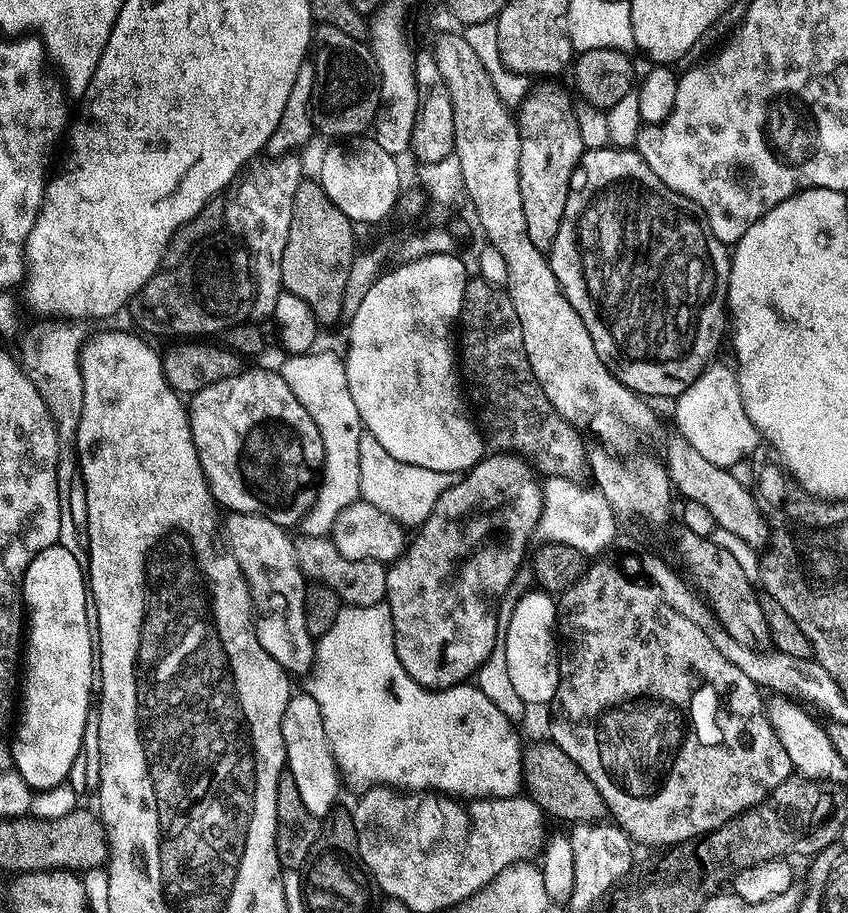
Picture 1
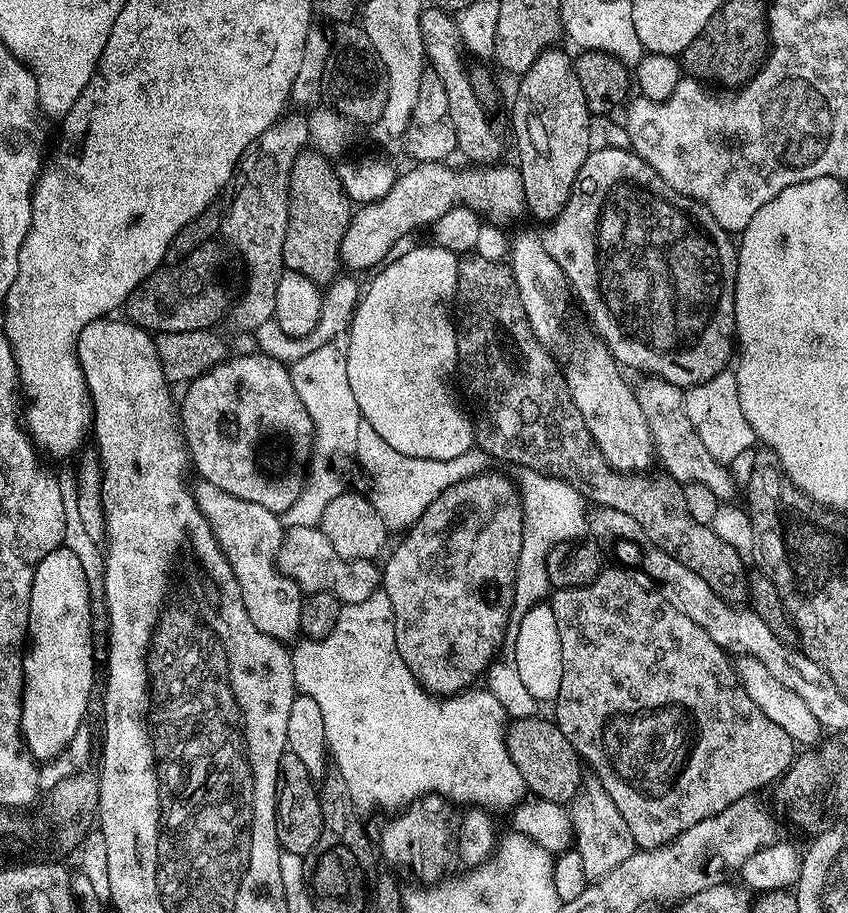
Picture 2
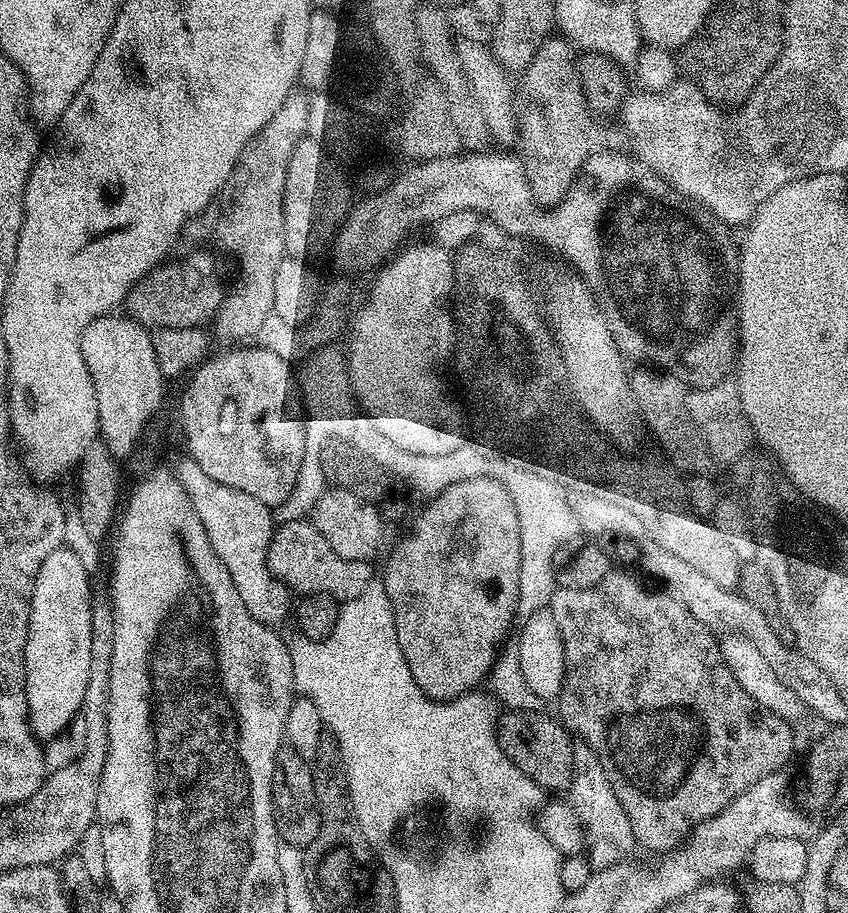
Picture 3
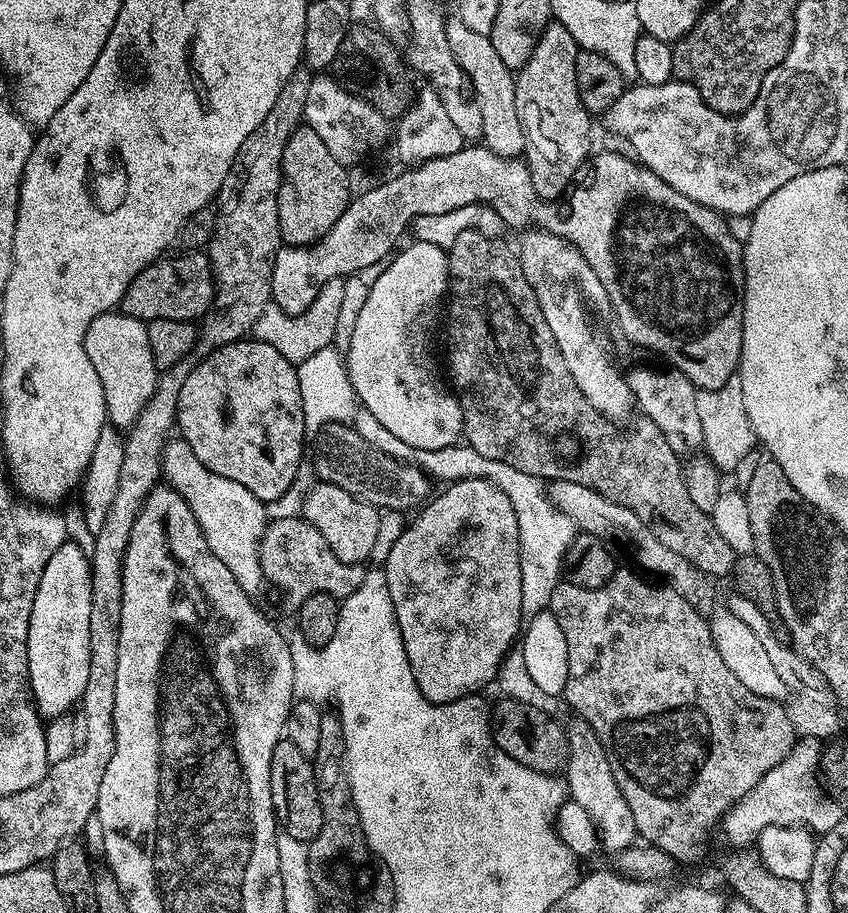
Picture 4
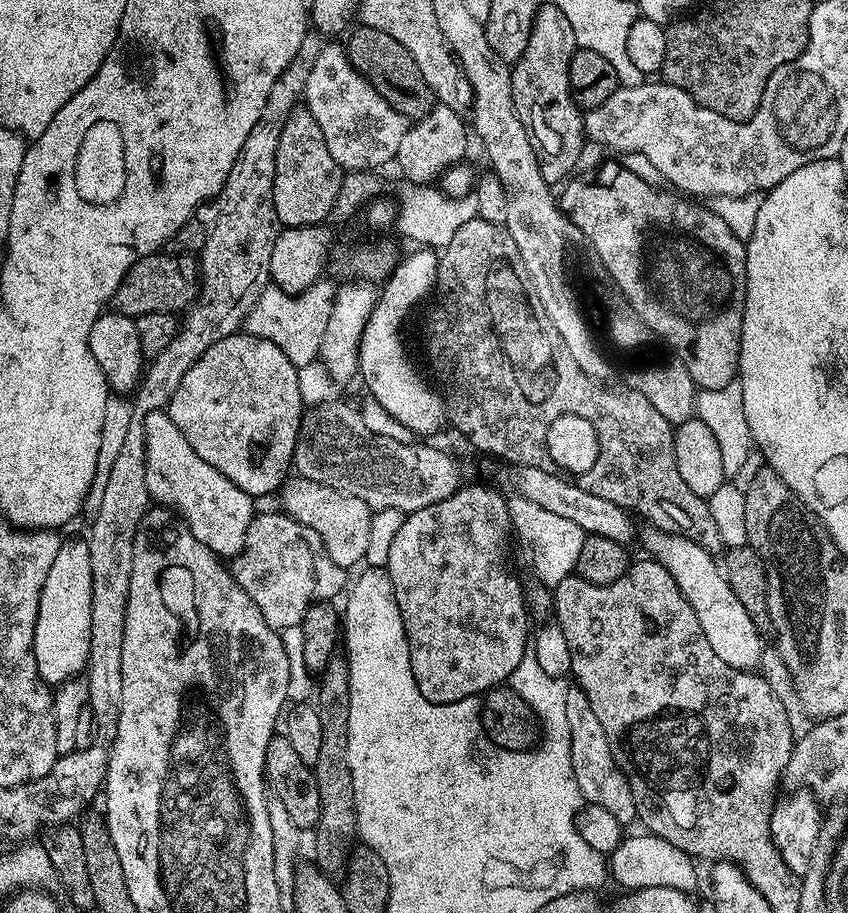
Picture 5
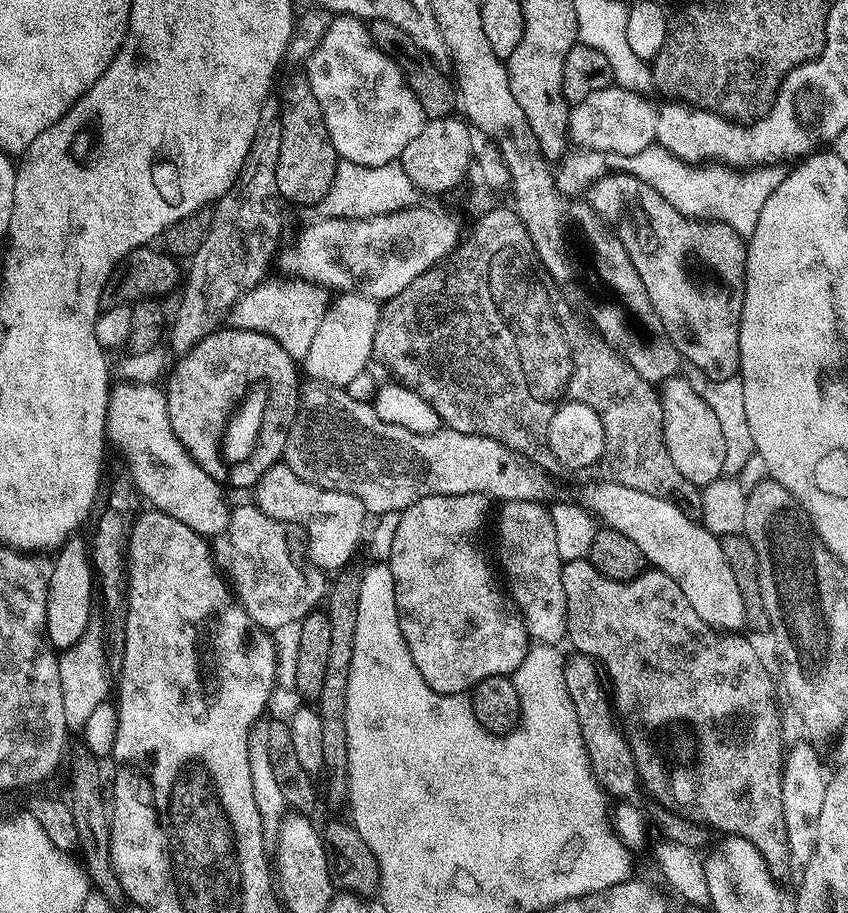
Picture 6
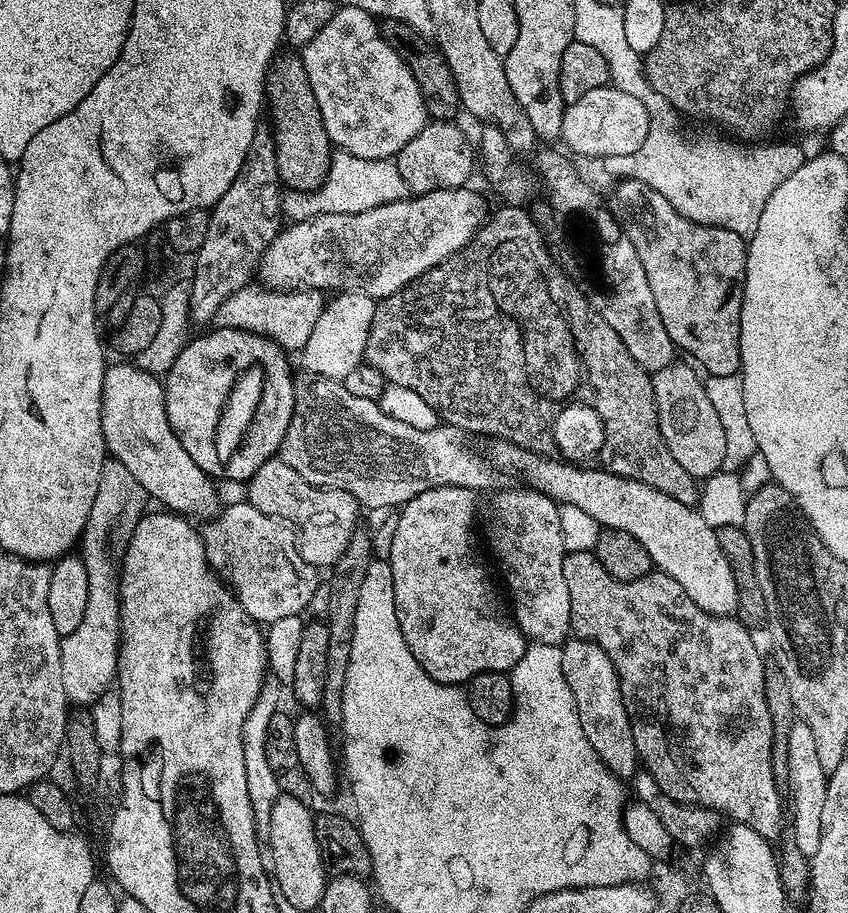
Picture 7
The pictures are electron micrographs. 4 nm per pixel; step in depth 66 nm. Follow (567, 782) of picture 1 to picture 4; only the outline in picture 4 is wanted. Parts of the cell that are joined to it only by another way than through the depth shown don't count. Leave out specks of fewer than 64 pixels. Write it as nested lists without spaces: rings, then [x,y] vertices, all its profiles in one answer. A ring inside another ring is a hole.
[[[500,698],[490,708],[492,741],[514,762],[530,766],[532,770],[556,774],[565,767],[568,759],[568,734],[563,723],[559,724],[548,710],[521,700]]]

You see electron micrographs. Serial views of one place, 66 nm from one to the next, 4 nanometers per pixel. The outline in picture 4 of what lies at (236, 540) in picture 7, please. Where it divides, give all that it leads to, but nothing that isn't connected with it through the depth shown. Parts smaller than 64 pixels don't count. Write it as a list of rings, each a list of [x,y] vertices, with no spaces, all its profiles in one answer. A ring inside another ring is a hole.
[[[300,516],[274,520],[265,527],[260,539],[260,566],[265,581],[284,595],[285,606],[292,610],[300,609],[310,594],[328,592],[337,598],[354,594],[362,586],[366,571],[364,564],[343,564],[320,531]]]

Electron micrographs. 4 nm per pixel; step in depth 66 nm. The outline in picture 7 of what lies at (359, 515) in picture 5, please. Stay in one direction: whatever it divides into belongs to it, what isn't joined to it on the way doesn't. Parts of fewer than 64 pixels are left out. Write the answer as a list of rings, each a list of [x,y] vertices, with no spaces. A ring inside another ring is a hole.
[[[279,458],[267,460],[262,466],[258,466],[258,470],[252,475],[251,480],[247,481],[246,488],[248,488],[247,503],[253,504],[255,508],[262,510],[268,516],[274,516],[278,520],[291,524],[298,530],[300,553],[307,564],[311,564],[317,570],[323,570],[324,567],[327,569],[336,564],[338,558],[342,558],[342,550],[346,550],[353,532],[358,527],[356,515],[362,512],[361,505],[357,504],[355,498],[350,494],[346,494],[342,490],[319,488],[306,482],[306,478],[302,478],[302,474],[298,474],[298,470],[286,466],[286,462]]]

